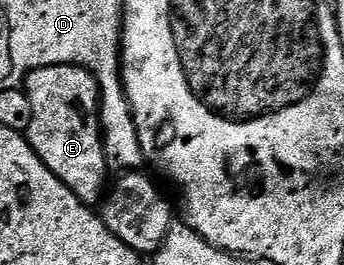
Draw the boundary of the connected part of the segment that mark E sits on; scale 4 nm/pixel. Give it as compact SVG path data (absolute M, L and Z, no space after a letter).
M60 64L59 66L47 66L35 70L25 77L24 91L29 94L31 102L31 126L27 133L27 139L39 154L42 169L48 175L59 178L79 202L90 206L100 205L107 192L105 184L105 142L101 131L102 117L99 115L99 101L101 89L97 86L97 80L85 68L77 68L73 64Z

